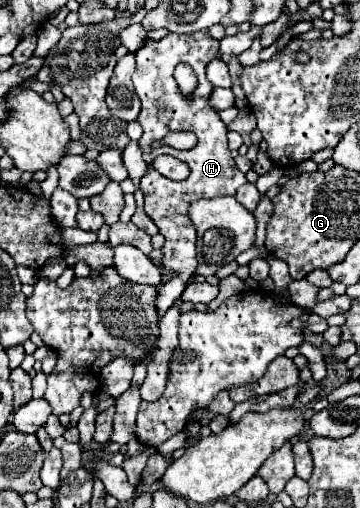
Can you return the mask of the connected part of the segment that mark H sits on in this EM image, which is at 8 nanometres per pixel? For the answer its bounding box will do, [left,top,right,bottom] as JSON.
[132,31,246,281]

